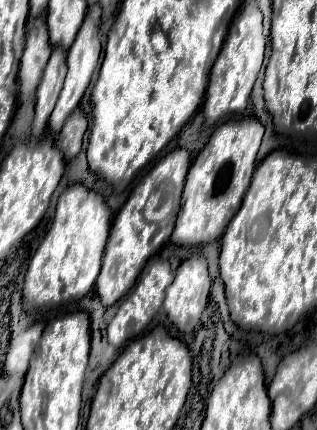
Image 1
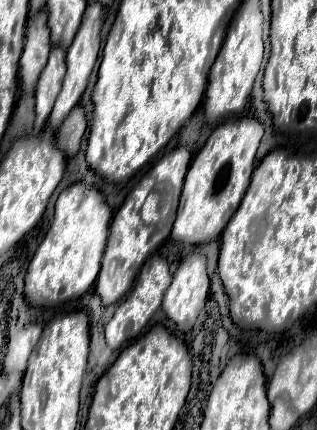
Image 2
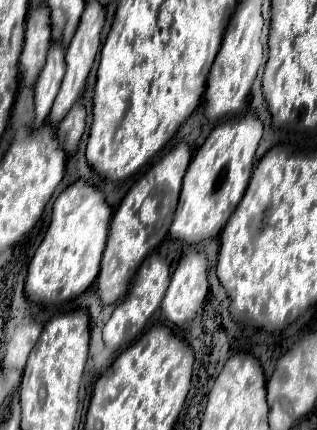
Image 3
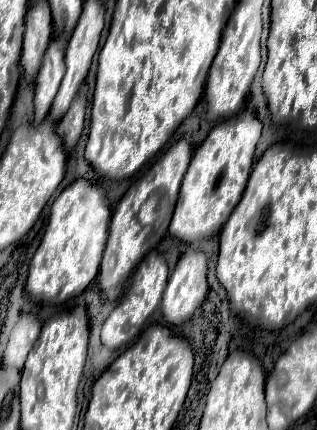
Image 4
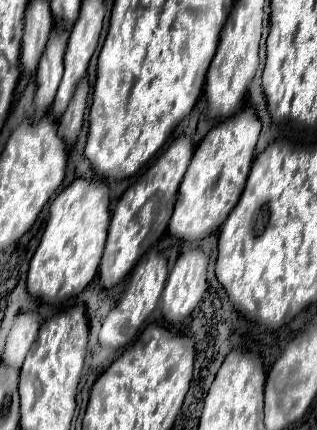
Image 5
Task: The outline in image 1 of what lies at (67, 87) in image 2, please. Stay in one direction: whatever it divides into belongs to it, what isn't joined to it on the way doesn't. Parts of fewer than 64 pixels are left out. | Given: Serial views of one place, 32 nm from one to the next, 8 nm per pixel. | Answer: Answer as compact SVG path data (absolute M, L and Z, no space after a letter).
M90 8L86 18L84 18L84 24L72 44L72 48L68 50L68 74L66 74L66 82L64 82L64 88L60 92L60 98L56 102L56 108L50 116L50 130L54 136L58 136L60 128L64 126L66 118L78 108L88 84L90 84L90 78L98 66L98 60L100 60L100 52L102 52L102 44L100 44L100 8Z

